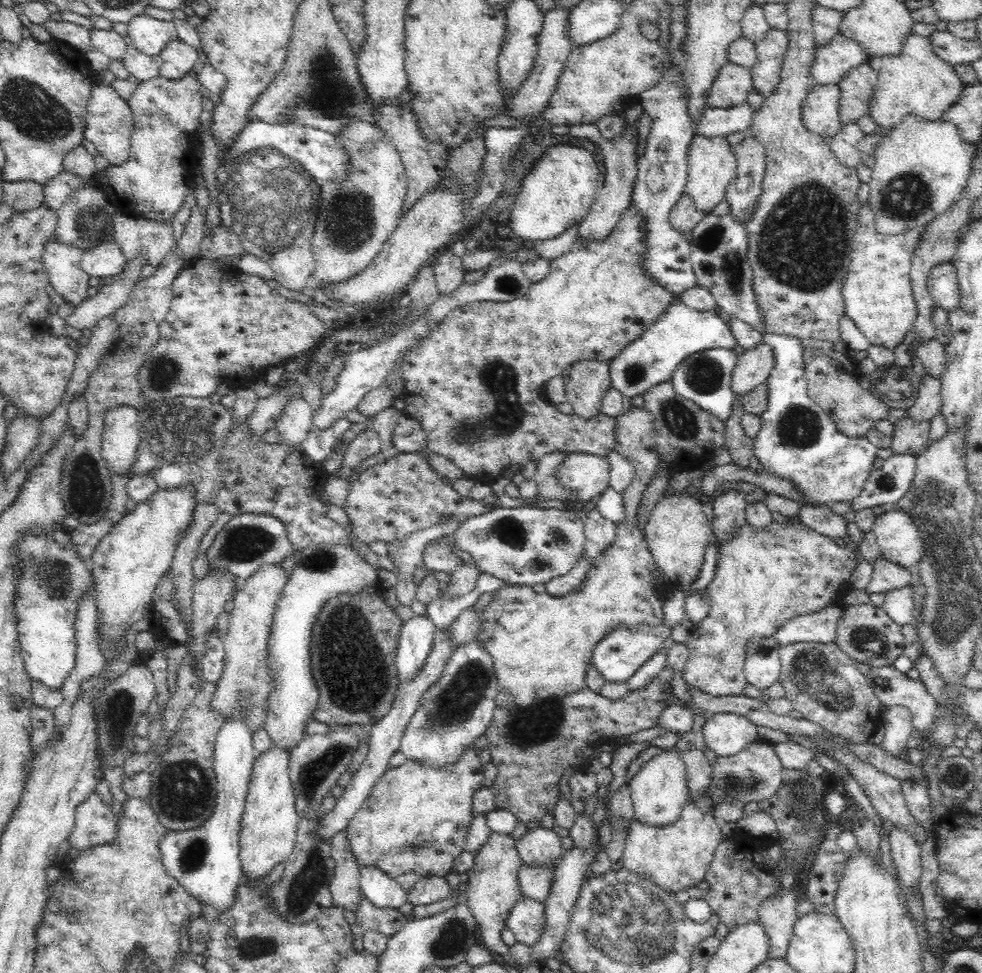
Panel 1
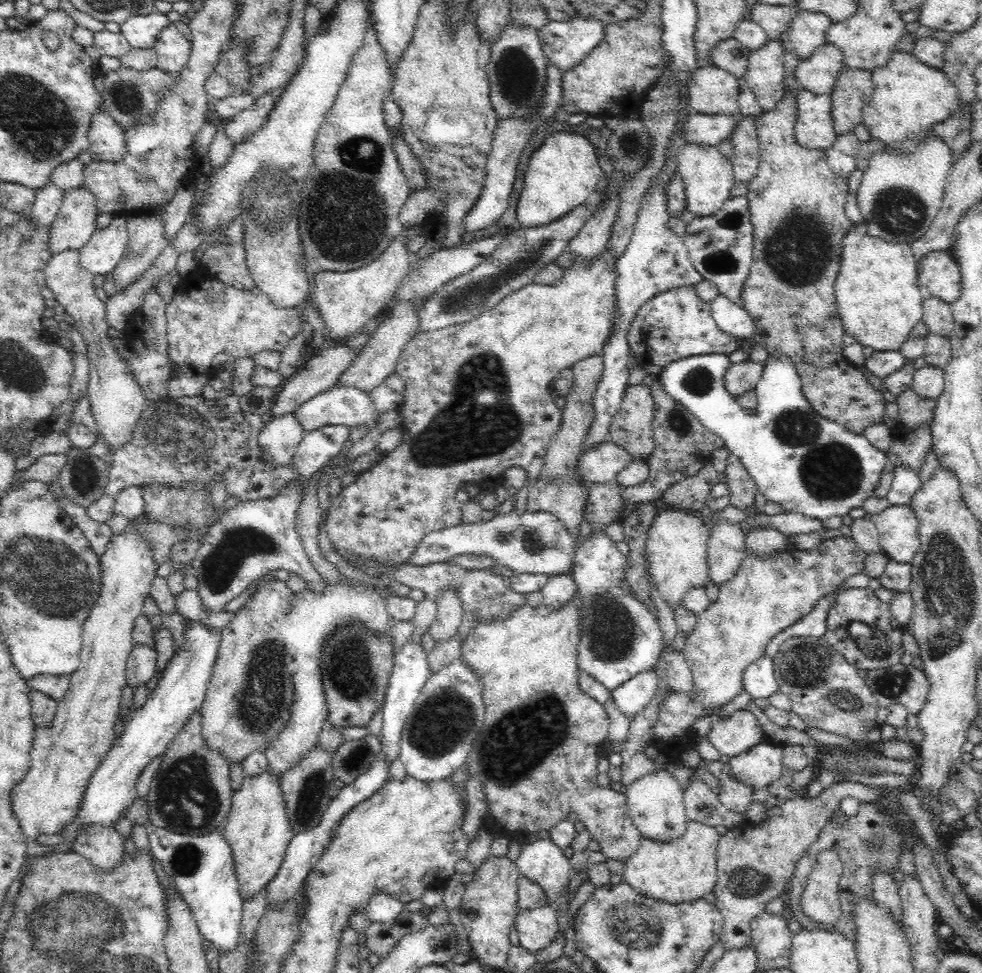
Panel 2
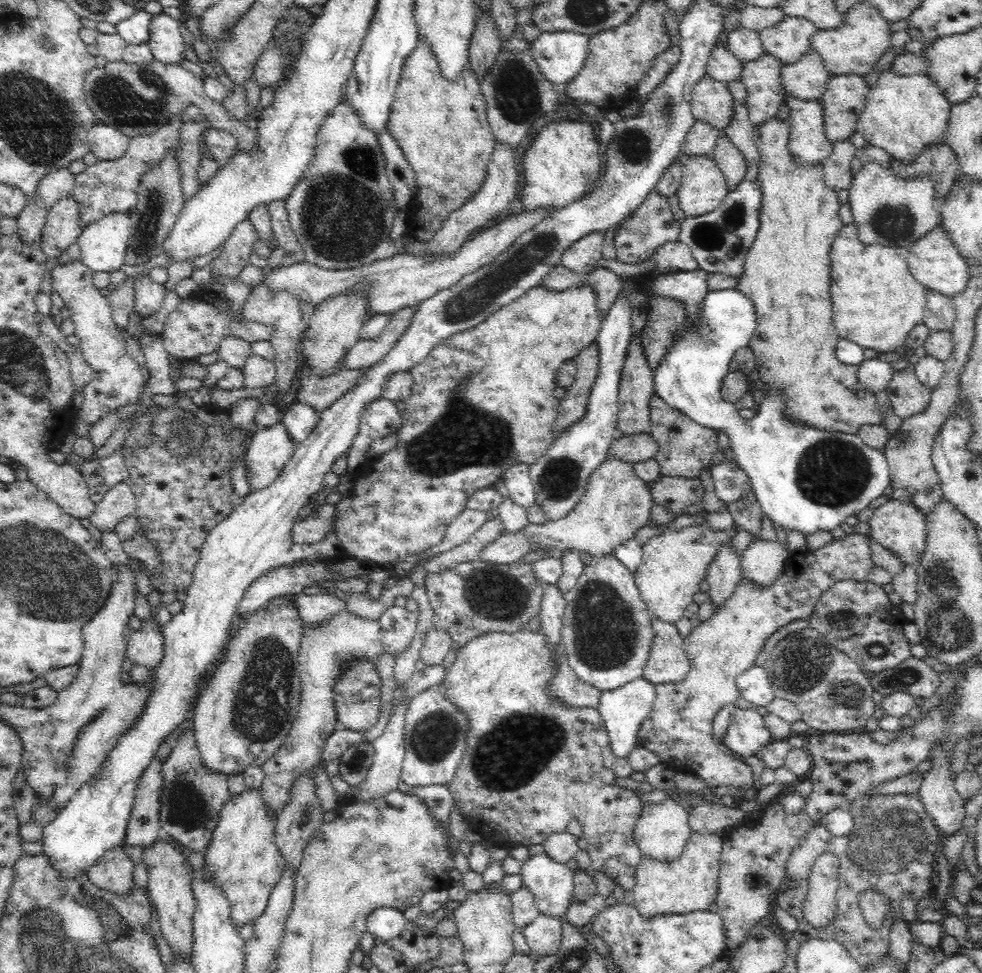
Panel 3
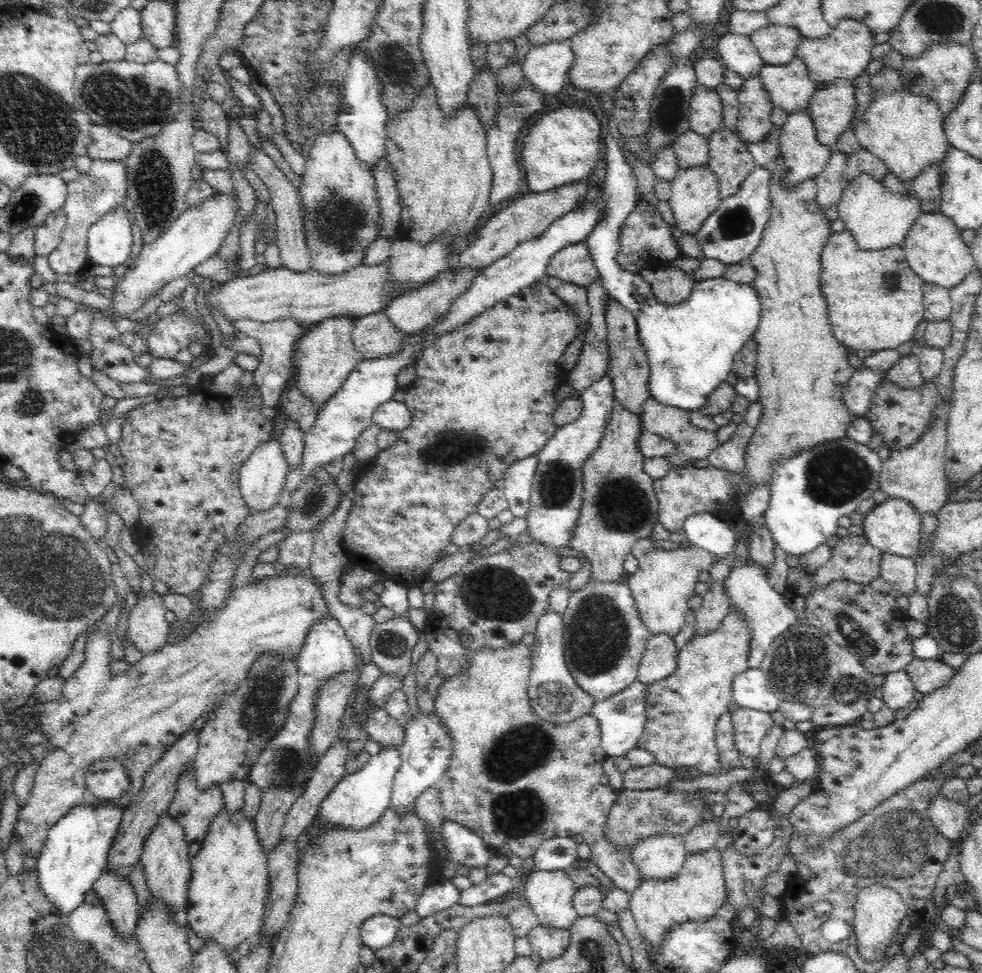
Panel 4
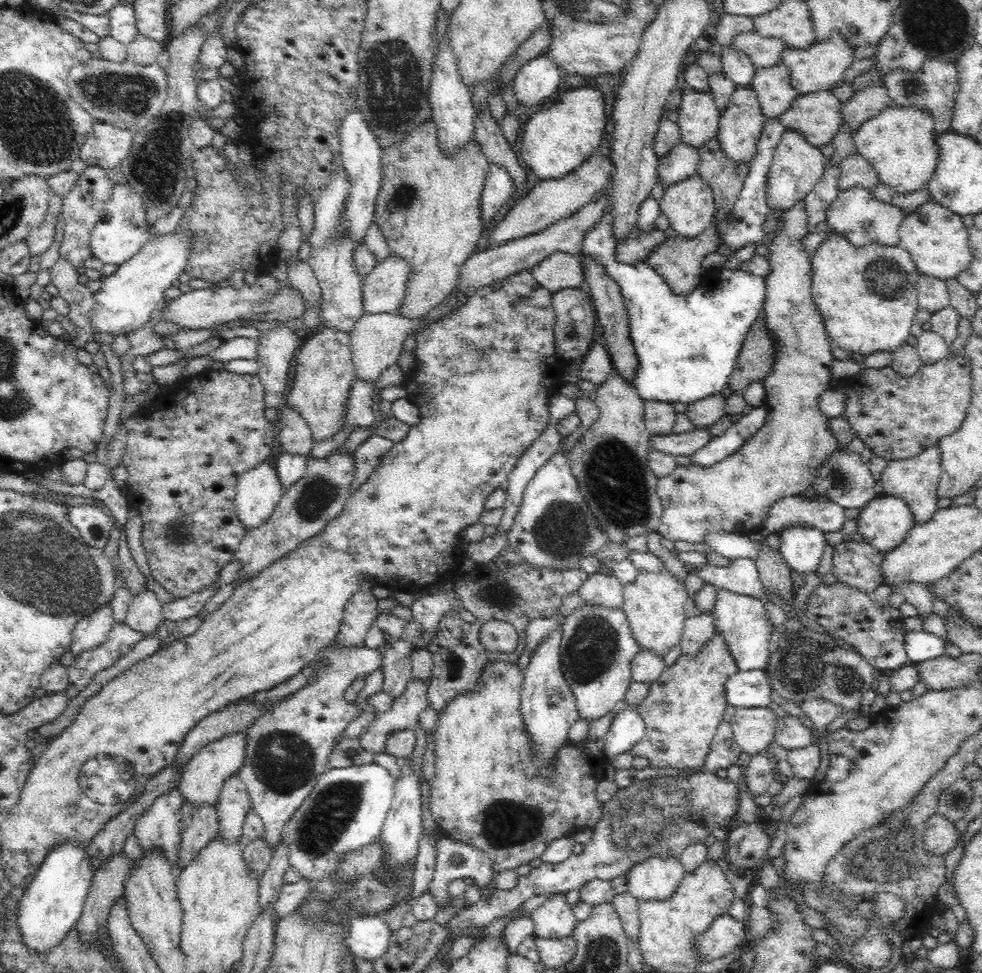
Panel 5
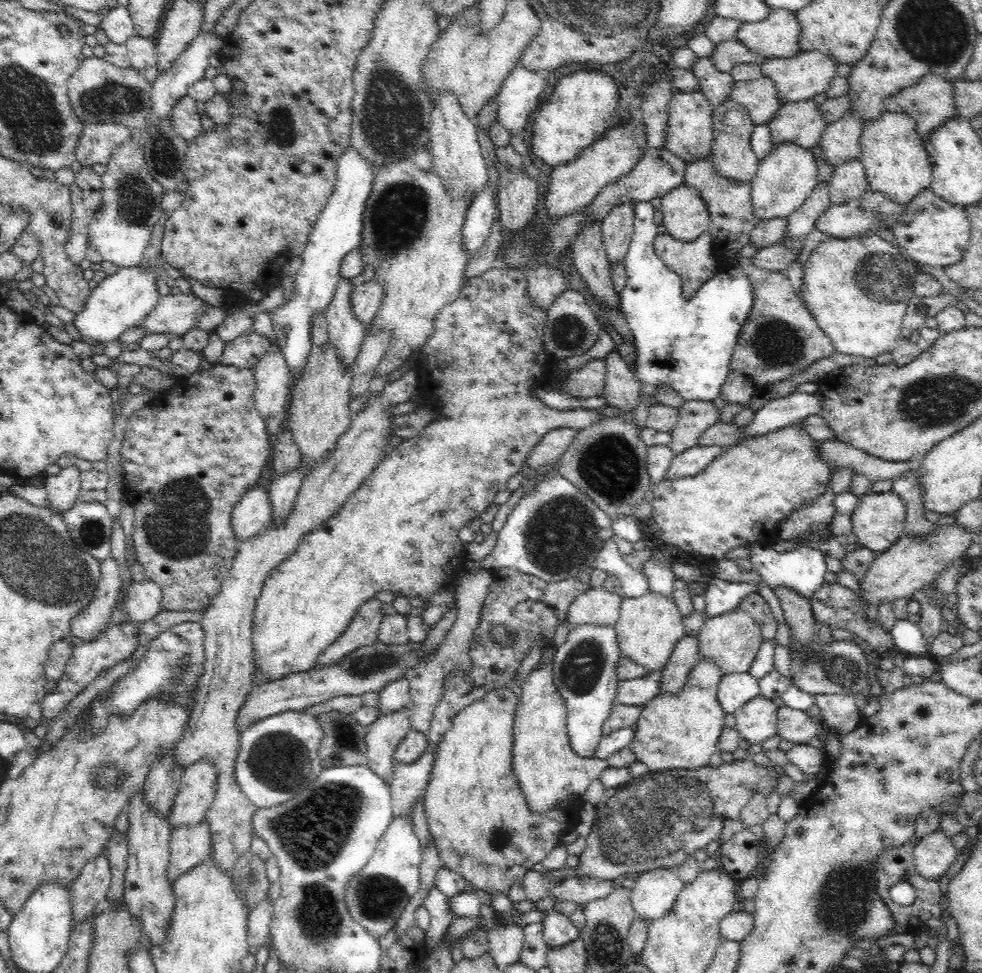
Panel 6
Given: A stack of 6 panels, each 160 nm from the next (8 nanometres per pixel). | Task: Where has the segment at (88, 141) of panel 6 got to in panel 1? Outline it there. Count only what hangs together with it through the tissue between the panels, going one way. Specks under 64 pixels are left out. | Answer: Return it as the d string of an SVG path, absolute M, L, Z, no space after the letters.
M94 76L92 92L87 106L87 121L84 130L85 139L96 146L98 154L104 157L111 166L120 167L128 160L131 147L130 136L133 130L132 111L127 101L116 92L112 85L102 83Z

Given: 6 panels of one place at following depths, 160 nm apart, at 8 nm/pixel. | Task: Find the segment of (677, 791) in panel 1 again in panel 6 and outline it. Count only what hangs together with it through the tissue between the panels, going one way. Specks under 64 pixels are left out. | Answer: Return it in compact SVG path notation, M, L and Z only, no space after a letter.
M659 866L636 875L631 901L637 915L646 922L665 917L673 908L685 884L670 869Z

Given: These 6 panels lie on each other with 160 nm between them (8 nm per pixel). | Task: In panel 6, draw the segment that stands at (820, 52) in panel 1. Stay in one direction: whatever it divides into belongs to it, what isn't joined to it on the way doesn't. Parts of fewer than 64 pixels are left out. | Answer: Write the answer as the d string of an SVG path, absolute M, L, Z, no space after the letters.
M769 77L732 80L732 92L728 94L728 99L743 105L754 125L764 125L779 110L775 84Z

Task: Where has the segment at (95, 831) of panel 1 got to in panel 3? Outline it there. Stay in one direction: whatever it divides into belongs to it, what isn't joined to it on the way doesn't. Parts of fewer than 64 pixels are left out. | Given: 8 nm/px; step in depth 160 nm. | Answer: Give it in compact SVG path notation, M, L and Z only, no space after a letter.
M118 846L105 852L100 860L94 862L86 875L99 889L116 895L127 895L129 890L134 888L134 872L135 866L124 848Z

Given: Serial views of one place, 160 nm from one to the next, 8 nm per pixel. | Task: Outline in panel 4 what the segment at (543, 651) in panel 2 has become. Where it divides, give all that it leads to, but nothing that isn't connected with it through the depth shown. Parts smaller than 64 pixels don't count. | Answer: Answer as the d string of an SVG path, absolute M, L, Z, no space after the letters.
M520 640L516 645L510 645L506 648L487 648L479 649L469 654L469 664L459 674L442 682L438 689L438 694L433 702L434 711L438 715L441 724L448 729L448 735L452 740L452 753L448 762L447 772L438 783L434 783L433 787L438 790L440 802L442 802L442 819L444 821L456 822L460 826L476 833L482 838L482 841L494 850L494 854L510 859L511 856L518 856L522 860L532 858L538 847L549 838L555 836L573 837L575 834L580 834L586 844L591 848L591 858L593 863L614 881L614 884L624 890L624 892L632 892L641 883L639 870L632 863L631 849L624 846L618 846L612 841L608 841L604 827L607 824L607 816L611 811L612 804L615 803L617 795L614 794L613 788L600 784L602 776L602 765L606 761L607 755L601 746L601 725L599 720L590 713L570 722L566 725L549 724L548 721L543 721L535 715L531 709L531 701L528 700L527 684L528 676L531 671L531 647L524 645Z

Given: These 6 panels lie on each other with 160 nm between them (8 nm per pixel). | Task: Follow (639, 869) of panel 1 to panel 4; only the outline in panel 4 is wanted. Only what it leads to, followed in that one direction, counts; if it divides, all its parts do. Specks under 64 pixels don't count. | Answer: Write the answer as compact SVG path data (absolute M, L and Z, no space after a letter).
M715 847L687 855L684 867L676 877L667 881L641 880L638 888L631 892L629 910L644 940L659 945L673 925L710 920L727 900L725 880L721 854Z

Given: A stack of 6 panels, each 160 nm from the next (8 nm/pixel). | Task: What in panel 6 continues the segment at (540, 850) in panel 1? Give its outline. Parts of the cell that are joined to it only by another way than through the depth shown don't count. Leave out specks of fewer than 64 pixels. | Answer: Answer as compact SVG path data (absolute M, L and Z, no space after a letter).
M552 910L543 918L543 937L549 949L559 949L576 940L579 932L569 917Z

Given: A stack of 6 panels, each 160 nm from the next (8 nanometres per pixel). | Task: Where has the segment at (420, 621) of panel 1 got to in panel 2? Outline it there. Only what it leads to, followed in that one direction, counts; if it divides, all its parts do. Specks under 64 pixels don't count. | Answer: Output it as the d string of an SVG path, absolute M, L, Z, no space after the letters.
M408 641L405 646L400 649L396 656L393 657L393 672L390 675L385 699L383 700L383 728L380 732L381 753L385 759L385 764L389 766L387 770L390 770L392 765L401 754L401 733L404 730L405 721L409 717L409 713L412 712L413 704L416 702L417 696L420 694L422 687L424 686L427 678L430 676L430 669L428 669L427 656L424 653L421 645L416 645L412 641Z

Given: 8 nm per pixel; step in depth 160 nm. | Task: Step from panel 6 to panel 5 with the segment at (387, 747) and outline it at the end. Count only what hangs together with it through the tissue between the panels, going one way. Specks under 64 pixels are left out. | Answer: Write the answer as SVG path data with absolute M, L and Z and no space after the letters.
M408 681L404 694L395 698L386 712L376 713L372 723L360 734L363 750L373 756L384 754L385 742L390 734L416 727L420 713L429 706L428 687L422 681Z

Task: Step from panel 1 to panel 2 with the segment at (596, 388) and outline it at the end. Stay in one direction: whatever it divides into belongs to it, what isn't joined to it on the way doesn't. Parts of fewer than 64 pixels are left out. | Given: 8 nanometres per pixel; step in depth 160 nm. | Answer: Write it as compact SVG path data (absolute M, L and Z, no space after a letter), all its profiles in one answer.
M594 355L588 356L584 360L578 360L571 366L573 386L565 397L565 406L561 408L562 422L559 430L552 435L543 469L539 478L530 486L527 498L528 511L554 515L577 544L583 543L585 539L580 536L580 526L584 516L584 504L587 502L587 489L572 476L572 470L576 467L576 460L579 460L581 456L580 452L583 452L584 440L587 438L588 429L594 420L592 398L595 396L600 376L603 375L602 362L600 355Z

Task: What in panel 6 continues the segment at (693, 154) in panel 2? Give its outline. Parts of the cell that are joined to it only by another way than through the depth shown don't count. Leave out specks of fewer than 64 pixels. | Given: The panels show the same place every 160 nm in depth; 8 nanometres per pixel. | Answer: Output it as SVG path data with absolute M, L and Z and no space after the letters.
M680 185L661 197L662 223L666 227L666 233L677 241L693 241L702 233L706 233L710 224L707 204L703 197L696 192L694 187Z

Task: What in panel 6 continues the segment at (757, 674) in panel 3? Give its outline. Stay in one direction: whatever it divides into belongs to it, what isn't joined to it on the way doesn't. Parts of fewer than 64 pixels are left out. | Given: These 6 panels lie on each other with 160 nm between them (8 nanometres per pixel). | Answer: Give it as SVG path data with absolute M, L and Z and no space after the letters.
M747 672L723 675L718 683L717 697L724 713L734 714L748 700L760 695L758 681Z

